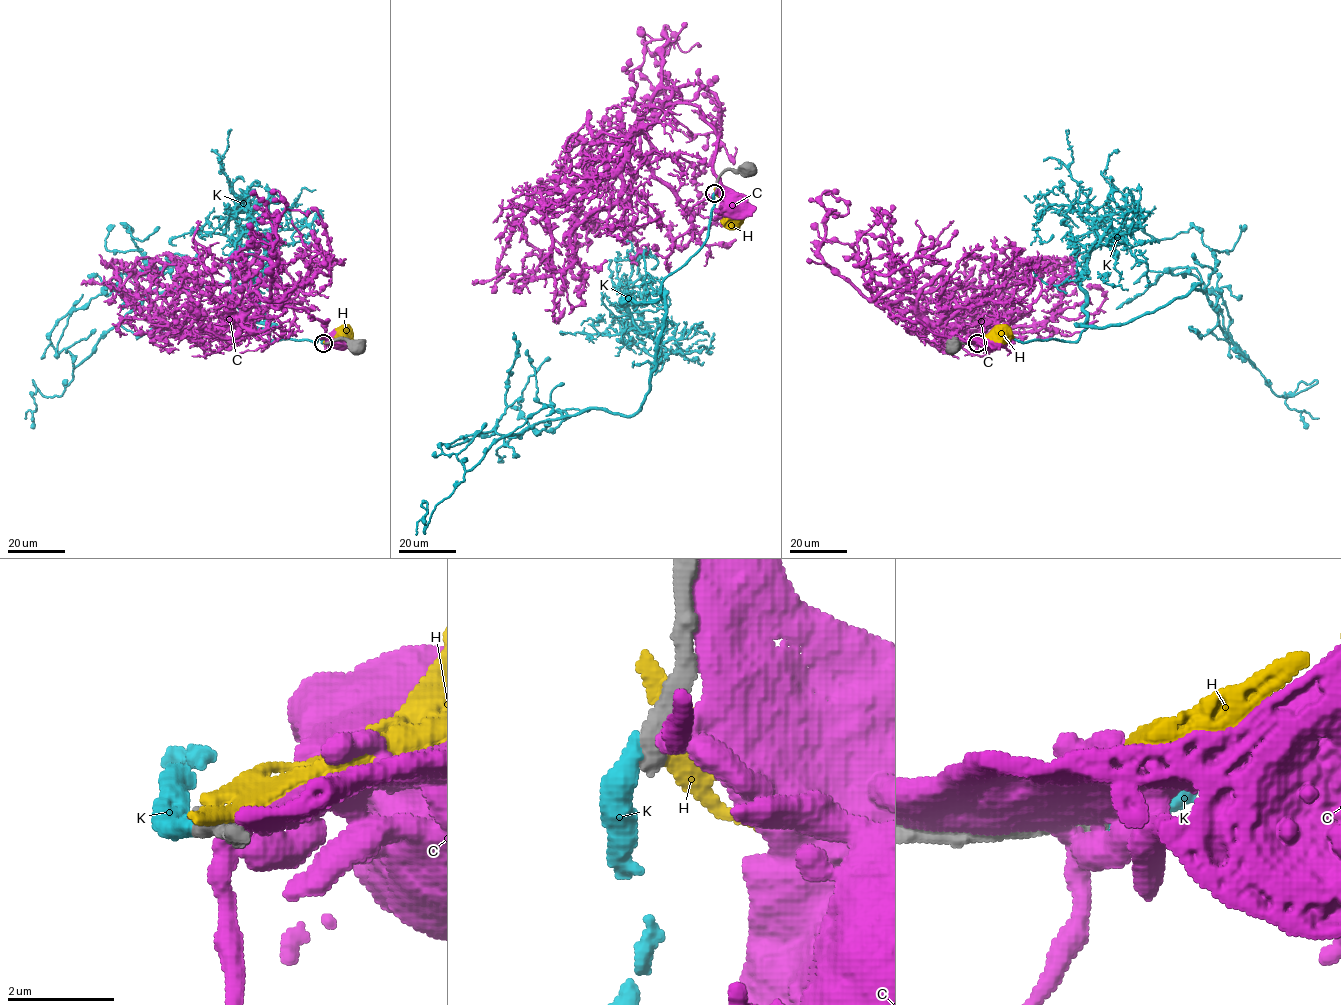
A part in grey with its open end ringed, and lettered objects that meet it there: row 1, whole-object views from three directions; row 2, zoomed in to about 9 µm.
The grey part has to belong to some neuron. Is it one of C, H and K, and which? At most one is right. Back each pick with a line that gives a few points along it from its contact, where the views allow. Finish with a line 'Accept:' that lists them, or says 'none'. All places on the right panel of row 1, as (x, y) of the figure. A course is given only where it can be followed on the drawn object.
K: Its course: (977, 343), (1075, 341), (1086, 321), (1132, 321), (1200, 284), (1276, 395), (1317, 380), (1285, 404), (1319, 418)
Accept: K

